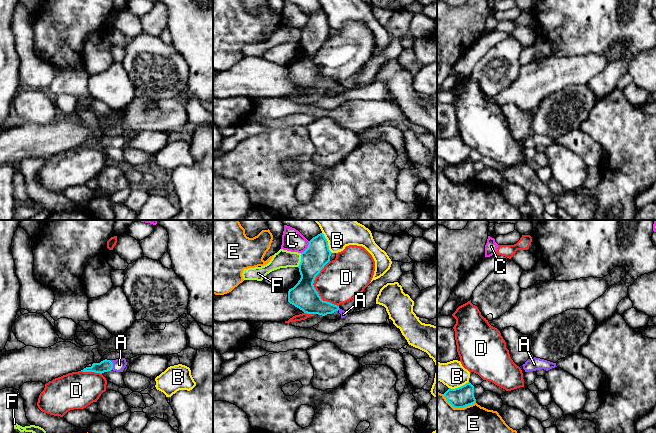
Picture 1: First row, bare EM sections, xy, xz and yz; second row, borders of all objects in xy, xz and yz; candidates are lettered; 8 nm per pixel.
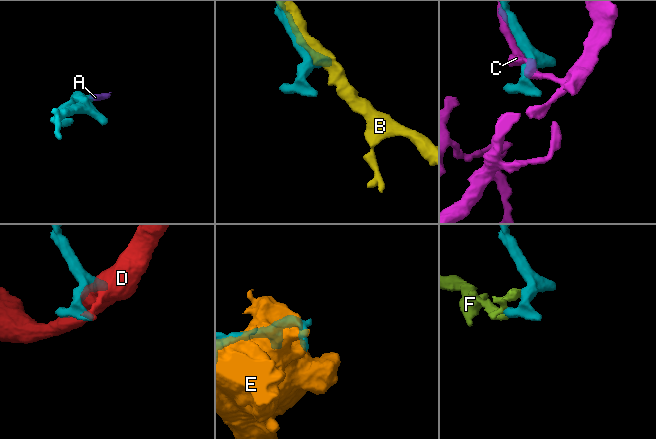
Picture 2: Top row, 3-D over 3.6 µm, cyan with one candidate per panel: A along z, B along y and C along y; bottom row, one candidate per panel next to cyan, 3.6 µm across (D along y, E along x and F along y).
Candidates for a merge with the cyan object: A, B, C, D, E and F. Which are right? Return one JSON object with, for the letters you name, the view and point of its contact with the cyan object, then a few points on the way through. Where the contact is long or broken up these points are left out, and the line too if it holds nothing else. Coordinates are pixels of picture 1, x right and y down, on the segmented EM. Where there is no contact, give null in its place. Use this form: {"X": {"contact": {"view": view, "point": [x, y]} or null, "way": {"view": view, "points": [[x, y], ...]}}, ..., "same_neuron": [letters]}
{"A": {"contact": {"view": "xy", "point": [112, 365]}}, "same_neuron": ["A"]}

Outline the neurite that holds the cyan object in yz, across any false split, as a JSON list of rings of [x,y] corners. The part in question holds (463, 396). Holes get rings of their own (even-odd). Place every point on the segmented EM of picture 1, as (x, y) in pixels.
[[[470,382],[455,389],[449,388],[443,395],[454,408],[464,408],[476,402],[474,386]]]

